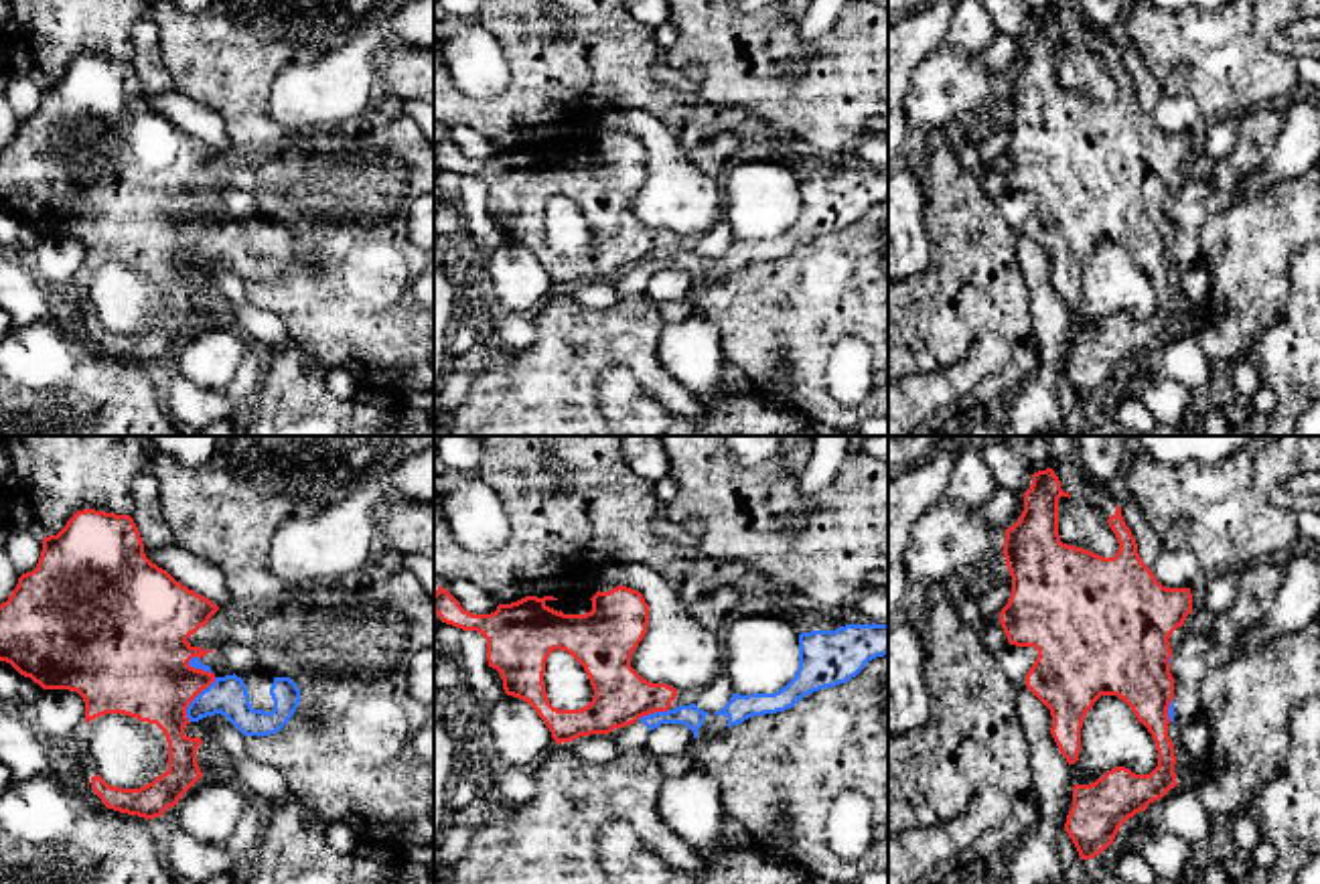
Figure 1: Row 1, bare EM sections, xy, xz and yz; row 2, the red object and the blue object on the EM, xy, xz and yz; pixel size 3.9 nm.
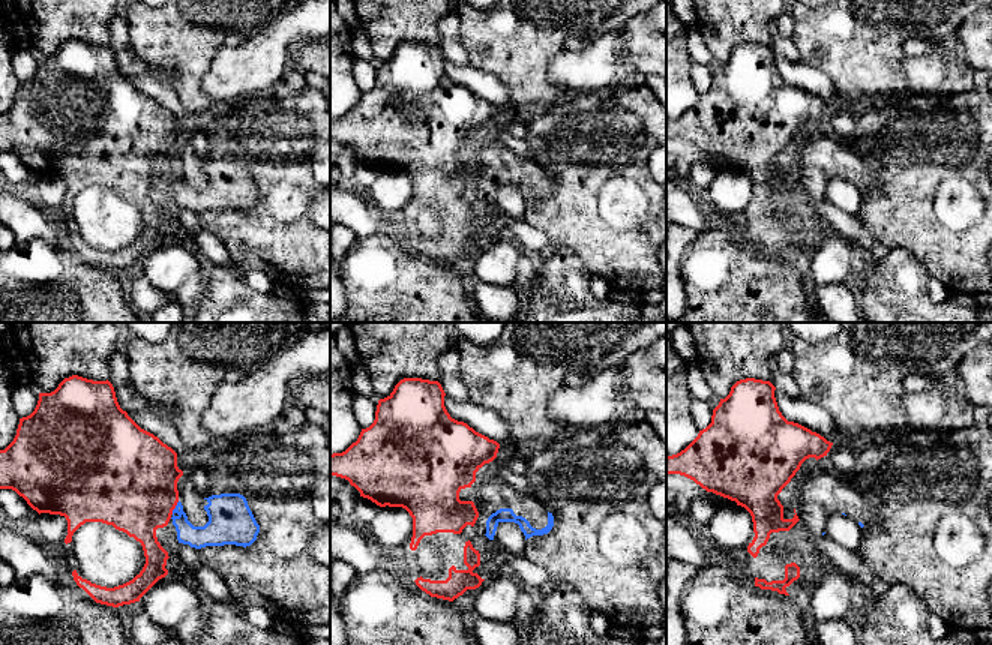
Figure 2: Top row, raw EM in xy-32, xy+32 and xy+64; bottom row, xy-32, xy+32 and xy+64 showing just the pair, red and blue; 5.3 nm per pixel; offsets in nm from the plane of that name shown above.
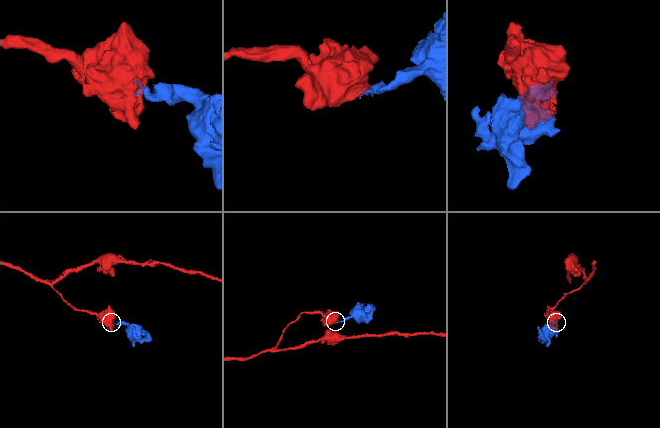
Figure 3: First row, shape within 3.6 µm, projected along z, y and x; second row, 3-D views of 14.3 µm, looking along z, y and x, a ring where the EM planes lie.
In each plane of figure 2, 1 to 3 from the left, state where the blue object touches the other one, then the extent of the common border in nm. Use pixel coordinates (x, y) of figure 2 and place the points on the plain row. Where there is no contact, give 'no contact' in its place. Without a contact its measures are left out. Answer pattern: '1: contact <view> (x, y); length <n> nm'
1: contact xy-32 (174, 171); length 80 nm
2: no contact
3: no contact

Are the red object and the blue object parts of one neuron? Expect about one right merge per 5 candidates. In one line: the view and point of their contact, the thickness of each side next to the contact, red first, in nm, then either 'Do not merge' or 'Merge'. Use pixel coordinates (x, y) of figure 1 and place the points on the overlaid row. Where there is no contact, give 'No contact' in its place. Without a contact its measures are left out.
Touches red at xy (193, 698). Thickness 380 nm (red) against 160 nm. Do not merge

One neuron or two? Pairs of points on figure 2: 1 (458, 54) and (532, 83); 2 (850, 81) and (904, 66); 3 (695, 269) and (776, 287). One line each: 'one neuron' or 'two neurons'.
1: two neurons
2: two neurons
3: one neuron

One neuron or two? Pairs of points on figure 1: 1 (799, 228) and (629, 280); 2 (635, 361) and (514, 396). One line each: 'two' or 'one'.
1: one
2: one

